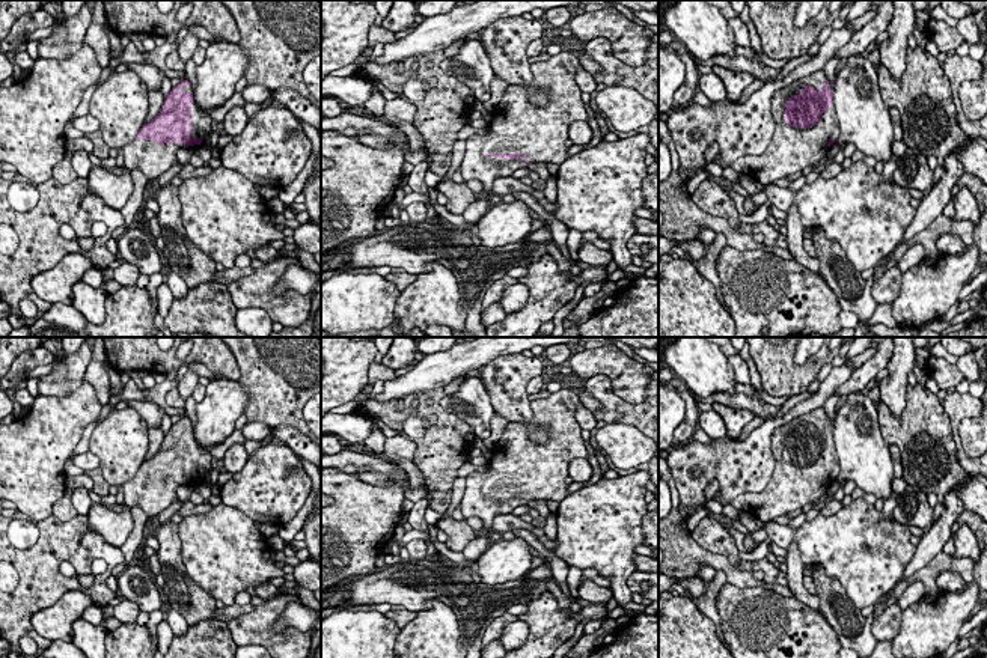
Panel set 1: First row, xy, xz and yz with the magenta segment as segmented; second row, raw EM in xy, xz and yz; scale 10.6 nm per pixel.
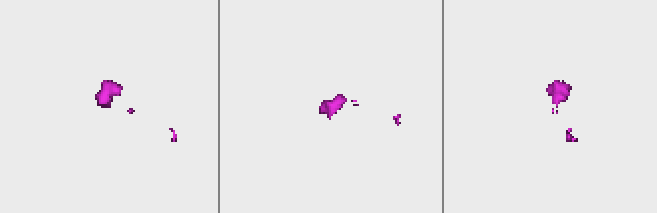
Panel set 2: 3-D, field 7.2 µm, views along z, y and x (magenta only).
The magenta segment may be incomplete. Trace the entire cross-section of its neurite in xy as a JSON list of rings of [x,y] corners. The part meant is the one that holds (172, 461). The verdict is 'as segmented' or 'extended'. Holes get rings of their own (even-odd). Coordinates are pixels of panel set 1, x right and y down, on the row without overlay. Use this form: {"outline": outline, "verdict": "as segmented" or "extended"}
{"outline": [[[182,417],[167,431],[160,450],[145,459],[136,476],[122,485],[125,506],[139,506],[155,519],[179,500],[179,486],[208,479],[211,462],[211,452],[194,441],[191,420]]], "verdict": "extended"}

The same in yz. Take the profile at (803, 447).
{"outline": [[[820,407],[772,434],[773,476],[762,492],[743,492],[731,506],[769,522],[820,500],[839,474],[833,420]]], "verdict": "extended"}

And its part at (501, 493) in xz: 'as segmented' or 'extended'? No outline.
extended

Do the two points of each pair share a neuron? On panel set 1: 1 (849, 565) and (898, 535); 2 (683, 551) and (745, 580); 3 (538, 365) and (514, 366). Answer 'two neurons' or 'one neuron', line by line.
1: one neuron
2: one neuron
3: one neuron

